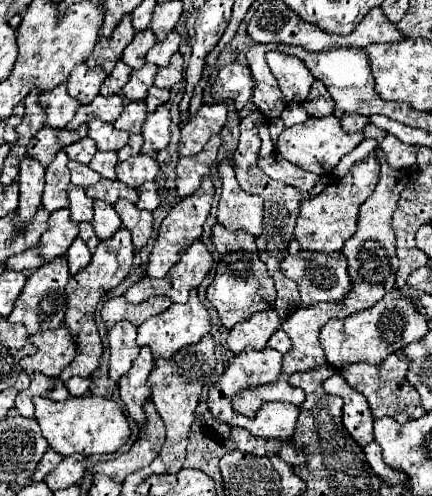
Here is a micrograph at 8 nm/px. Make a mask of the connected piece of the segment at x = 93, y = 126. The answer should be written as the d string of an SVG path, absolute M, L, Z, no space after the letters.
M91 120L87 126L89 126L89 138L95 140L99 150L119 150L129 140L129 134L123 130L115 130L113 124L103 124L101 120Z

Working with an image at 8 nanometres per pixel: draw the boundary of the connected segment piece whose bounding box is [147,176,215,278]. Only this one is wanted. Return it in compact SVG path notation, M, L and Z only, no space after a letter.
M205 176L201 180L201 186L195 190L195 194L183 198L179 204L175 204L167 218L161 222L161 228L159 228L159 236L155 240L155 246L153 246L153 252L149 254L149 262L147 262L147 276L149 278L163 278L169 268L181 260L183 252L195 242L199 240L201 236L201 230L203 230L203 222L205 218L209 216L209 210L211 210L211 204L213 204L213 182L209 176Z

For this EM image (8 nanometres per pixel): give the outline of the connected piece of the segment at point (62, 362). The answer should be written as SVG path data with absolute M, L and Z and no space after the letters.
M59 326L55 332L39 332L39 336L29 336L29 342L37 348L35 356L21 362L23 370L29 374L43 372L49 378L57 378L75 358L75 342L65 326Z

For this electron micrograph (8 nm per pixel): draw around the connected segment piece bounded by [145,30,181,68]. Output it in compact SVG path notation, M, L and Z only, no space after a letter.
M173 30L163 42L157 42L157 44L147 52L145 60L151 62L151 64L155 64L155 66L159 66L159 68L165 68L165 66L169 64L169 58L177 52L179 42L181 42L181 36Z

